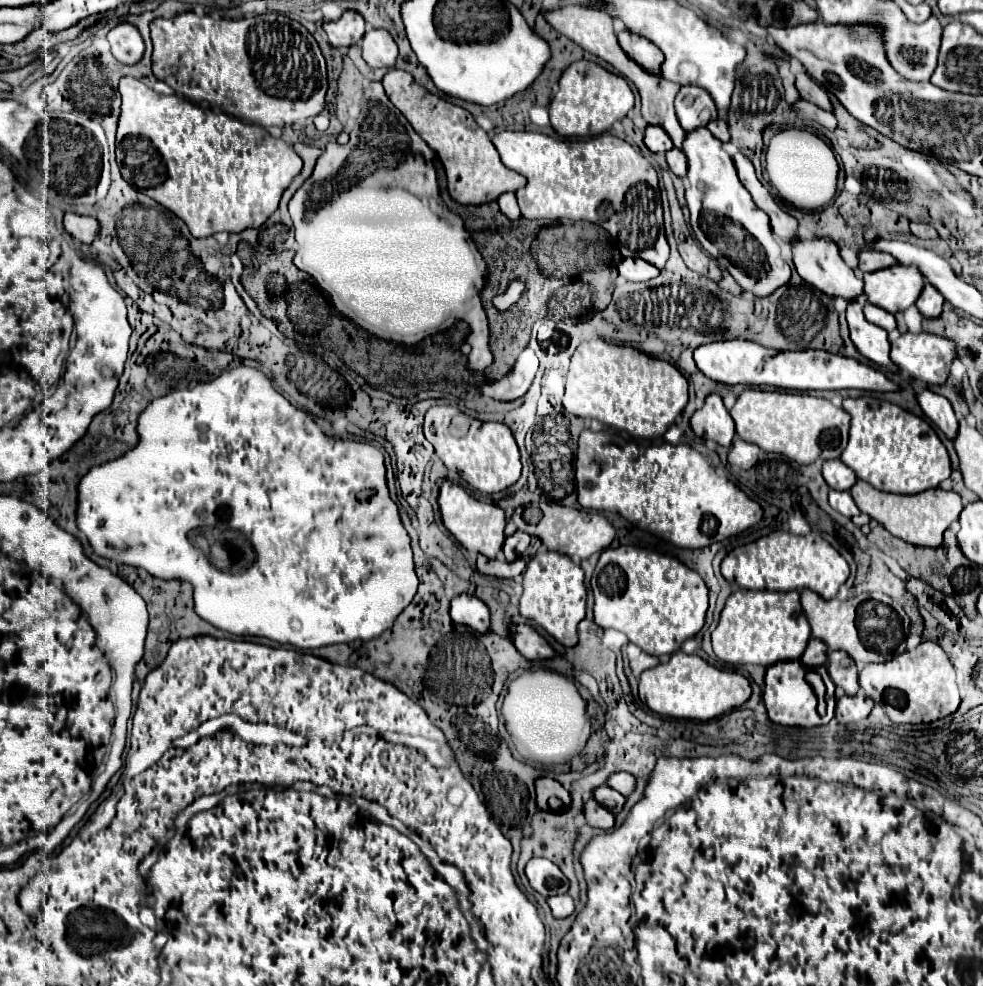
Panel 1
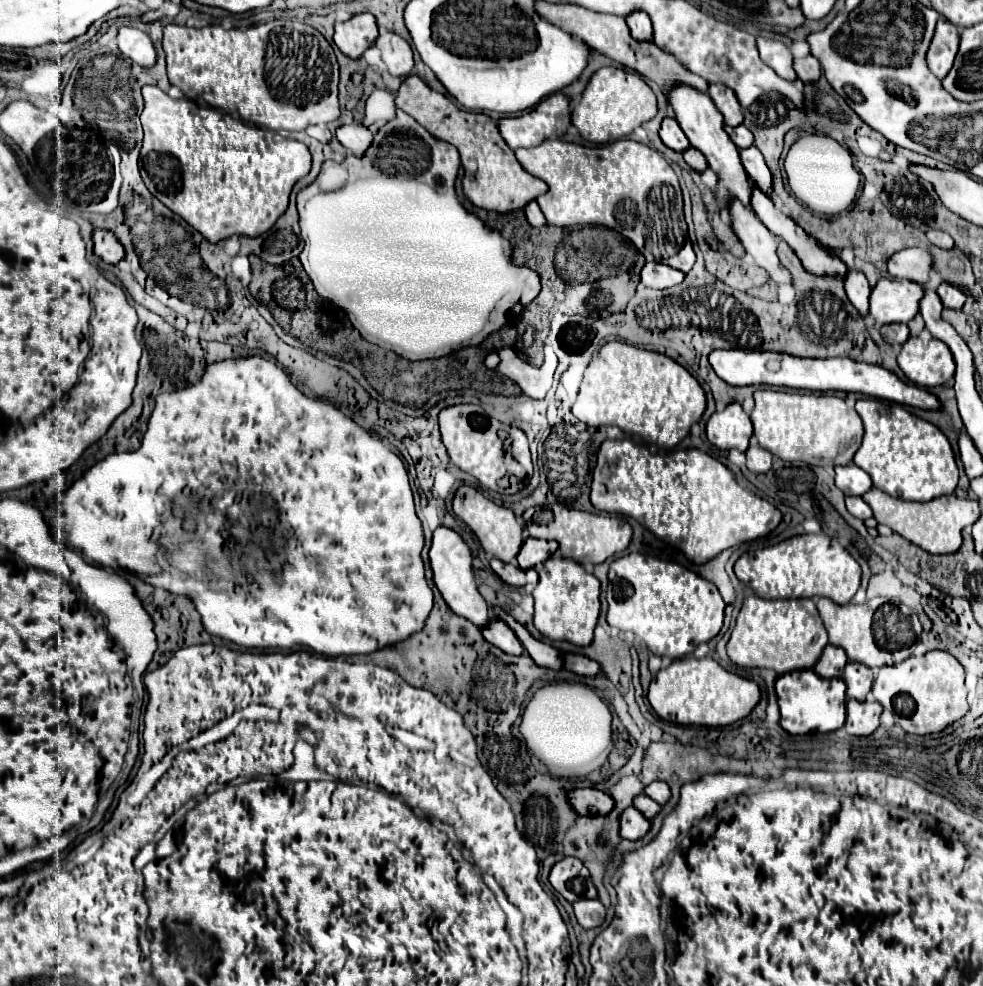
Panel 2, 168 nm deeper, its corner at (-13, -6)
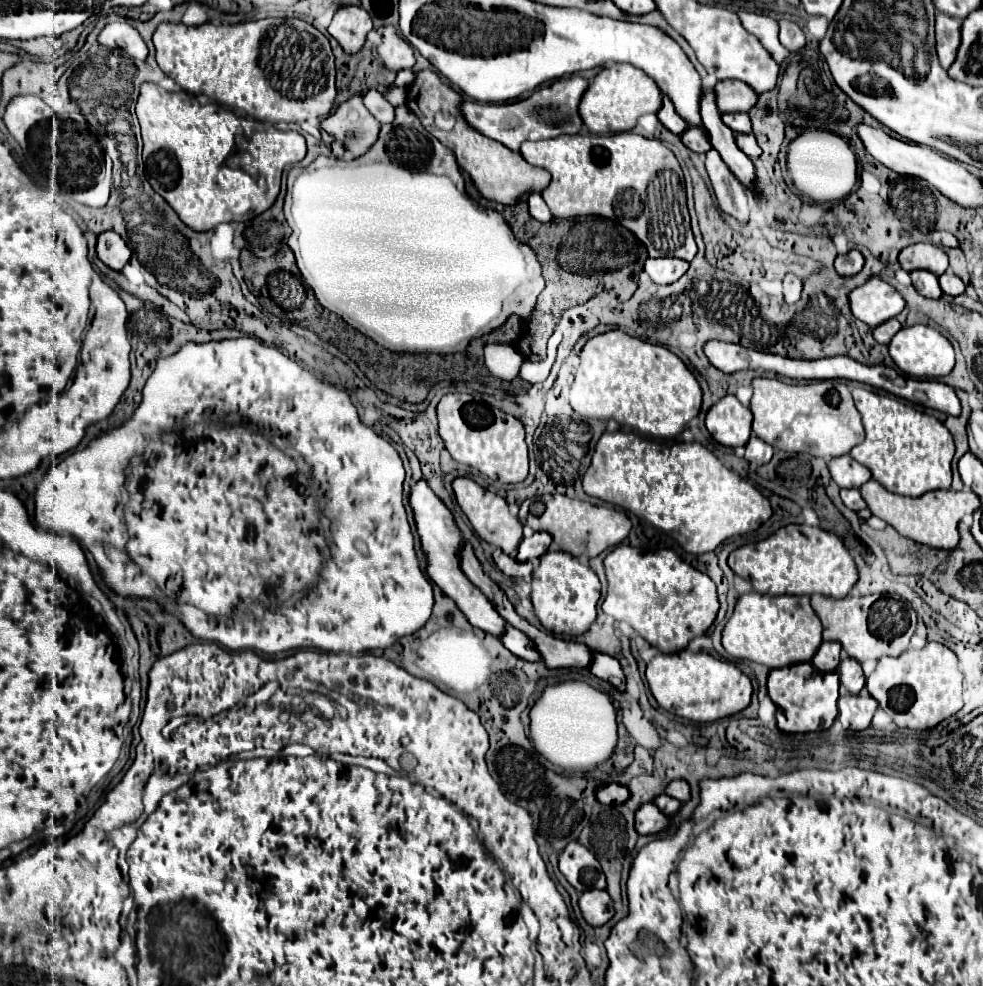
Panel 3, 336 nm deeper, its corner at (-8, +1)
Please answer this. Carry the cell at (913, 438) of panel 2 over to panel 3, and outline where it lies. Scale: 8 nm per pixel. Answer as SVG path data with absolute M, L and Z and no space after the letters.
M855 388L853 398L863 418L867 436L863 444L851 450L851 456L871 470L873 480L883 484L889 492L901 496L923 496L935 488L951 486L951 460L955 454L955 442L943 422L939 422L935 416L915 410L905 402L899 402L899 398L875 394L865 388Z

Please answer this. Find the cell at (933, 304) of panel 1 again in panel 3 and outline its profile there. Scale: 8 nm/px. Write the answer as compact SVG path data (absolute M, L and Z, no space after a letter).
M945 272L945 274L941 274L941 276L939 276L939 284L941 284L943 292L949 294L949 296L959 296L959 294L965 292L965 284L963 284L963 280L961 280L959 276L955 276L953 272Z

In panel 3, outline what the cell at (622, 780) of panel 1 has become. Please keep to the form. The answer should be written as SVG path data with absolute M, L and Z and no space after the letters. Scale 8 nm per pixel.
M673 780L667 786L667 794L681 800L681 802L687 802L687 800L691 800L691 786L685 780Z

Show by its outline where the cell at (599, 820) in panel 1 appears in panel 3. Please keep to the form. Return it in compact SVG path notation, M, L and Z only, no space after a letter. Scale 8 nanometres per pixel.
M643 804L635 814L635 826L639 834L657 834L667 830L671 824L669 816L663 814L655 804Z

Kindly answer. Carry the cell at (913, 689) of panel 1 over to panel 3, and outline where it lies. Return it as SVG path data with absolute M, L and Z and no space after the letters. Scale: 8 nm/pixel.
M929 642L921 650L907 650L897 658L881 658L877 662L877 668L873 670L873 674L867 678L867 692L893 718L893 722L899 728L927 730L927 728L935 728L939 722L943 722L945 718L953 716L955 712L959 712L963 708L961 682L963 682L963 674L957 666L957 656L947 646L943 646L939 642Z

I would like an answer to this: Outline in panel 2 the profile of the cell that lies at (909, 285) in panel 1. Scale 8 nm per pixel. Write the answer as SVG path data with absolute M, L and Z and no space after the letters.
M880 279L870 295L870 315L874 317L878 327L886 325L886 323L908 323L916 317L922 297L924 297L924 285L920 285L920 283L898 281L898 279Z

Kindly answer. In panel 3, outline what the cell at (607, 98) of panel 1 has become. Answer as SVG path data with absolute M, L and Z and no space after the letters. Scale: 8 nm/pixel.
M613 64L611 68L603 68L591 82L587 92L583 94L583 102L579 106L579 114L593 134L613 134L633 130L637 118L649 112L657 112L661 106L661 90L653 78L643 74L639 68L627 64Z

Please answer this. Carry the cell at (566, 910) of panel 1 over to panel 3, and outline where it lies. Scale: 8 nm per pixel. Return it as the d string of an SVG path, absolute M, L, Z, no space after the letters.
M587 890L581 894L579 898L579 906L583 912L583 918L591 924L591 926L603 926L607 924L615 910L611 904L611 896L607 894L607 890Z

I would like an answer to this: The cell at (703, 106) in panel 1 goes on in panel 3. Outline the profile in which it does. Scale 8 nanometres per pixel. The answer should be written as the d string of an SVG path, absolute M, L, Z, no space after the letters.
M723 80L715 84L717 106L725 112L749 112L757 104L757 92L739 80Z

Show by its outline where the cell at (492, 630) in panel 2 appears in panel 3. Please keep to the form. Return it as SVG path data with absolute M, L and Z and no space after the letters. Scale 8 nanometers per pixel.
M507 626L507 634L503 634L501 642L509 652L513 652L515 656L519 656L523 660L529 660L529 662L539 662L541 660L533 640L513 626Z

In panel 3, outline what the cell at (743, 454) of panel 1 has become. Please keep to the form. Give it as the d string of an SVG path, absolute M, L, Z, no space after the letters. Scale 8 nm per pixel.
M751 436L747 446L745 446L745 460L755 462L755 464L767 464L773 456L773 446L763 442L757 436Z

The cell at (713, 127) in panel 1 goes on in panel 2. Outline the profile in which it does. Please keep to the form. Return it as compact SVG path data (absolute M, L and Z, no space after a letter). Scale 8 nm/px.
M726 125L726 133L728 133L728 137L732 139L732 143L734 143L738 149L746 149L746 147L750 147L750 145L754 143L752 133L750 133L744 125L738 125L738 127L728 127L728 125Z

